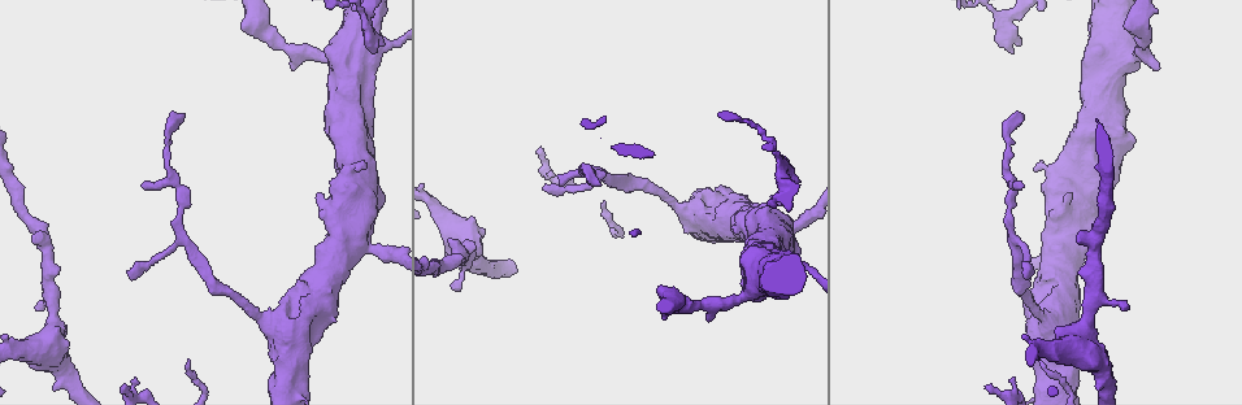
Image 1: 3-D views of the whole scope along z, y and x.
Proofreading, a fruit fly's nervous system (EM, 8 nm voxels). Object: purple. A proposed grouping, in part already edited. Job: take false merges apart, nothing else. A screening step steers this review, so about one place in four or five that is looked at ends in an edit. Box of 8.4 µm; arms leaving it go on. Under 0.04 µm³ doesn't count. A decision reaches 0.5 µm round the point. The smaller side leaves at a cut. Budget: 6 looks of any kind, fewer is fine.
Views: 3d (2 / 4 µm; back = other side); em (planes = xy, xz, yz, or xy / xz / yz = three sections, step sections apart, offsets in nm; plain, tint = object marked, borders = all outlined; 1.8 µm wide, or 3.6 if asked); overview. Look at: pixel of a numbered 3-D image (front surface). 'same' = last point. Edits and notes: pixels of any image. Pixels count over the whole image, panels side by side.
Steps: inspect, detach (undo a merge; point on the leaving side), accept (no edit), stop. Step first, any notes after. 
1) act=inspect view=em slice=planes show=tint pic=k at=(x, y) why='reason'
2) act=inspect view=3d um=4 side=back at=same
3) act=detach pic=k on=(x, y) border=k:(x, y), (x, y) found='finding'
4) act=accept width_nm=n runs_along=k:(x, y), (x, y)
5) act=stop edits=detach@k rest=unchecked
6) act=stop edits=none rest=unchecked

act=inspect view=em slice=planes show=plain pic=1 at=(597, 172) why='a narrow waist'

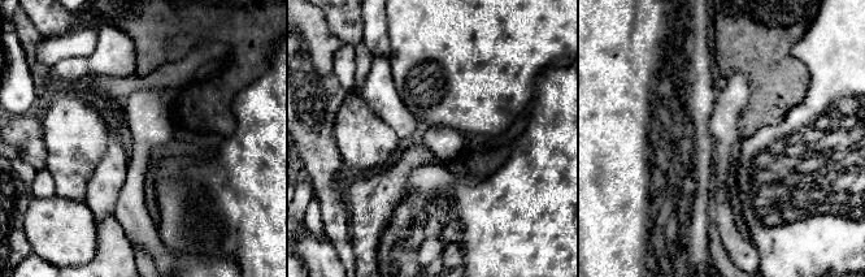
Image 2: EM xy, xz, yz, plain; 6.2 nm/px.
act=inspect view=em slice=planes show=borders at=same

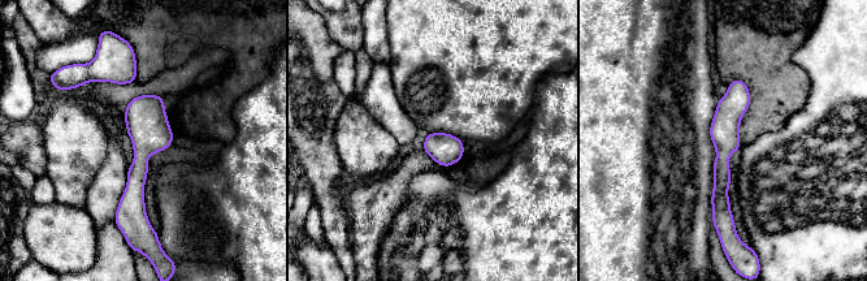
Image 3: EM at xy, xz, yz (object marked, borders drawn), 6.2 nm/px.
act=accept runs_along=3:(738, 82), (724, 128), (718, 221) found='all the same cell'

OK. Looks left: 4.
act=inspect view=em um=3.6 slice=planes show=tint pic=1 at=(1063, 171) why='thick turns thin'

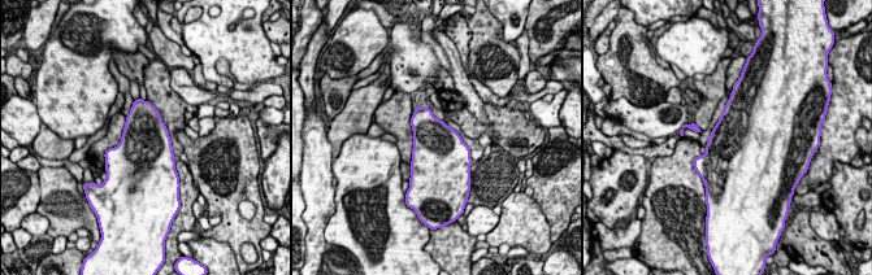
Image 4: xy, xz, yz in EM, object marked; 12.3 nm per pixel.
act=accept found='all the same cell'

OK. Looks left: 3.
act=inspect view=em slice=planes show=tint pic=1 at=(363, 11) why='calibre changes'

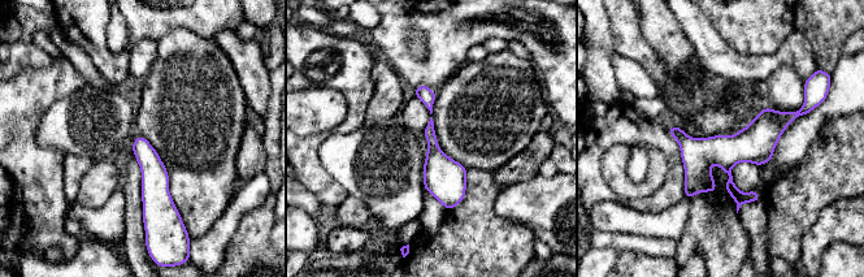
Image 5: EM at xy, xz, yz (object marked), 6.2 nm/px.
act=accept found='one cell here'

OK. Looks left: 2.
act=stop edits=none rest=unchecked

